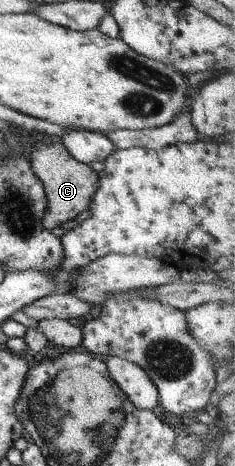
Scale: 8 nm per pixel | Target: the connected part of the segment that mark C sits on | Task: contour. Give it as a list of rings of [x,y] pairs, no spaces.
[[[37,140],[29,152],[30,167],[35,176],[42,182],[44,193],[46,194],[47,203],[47,225],[67,226],[77,214],[87,210],[88,204],[91,202],[93,195],[98,187],[98,176],[89,165],[76,161],[68,152],[63,144],[55,142],[53,144]]]

